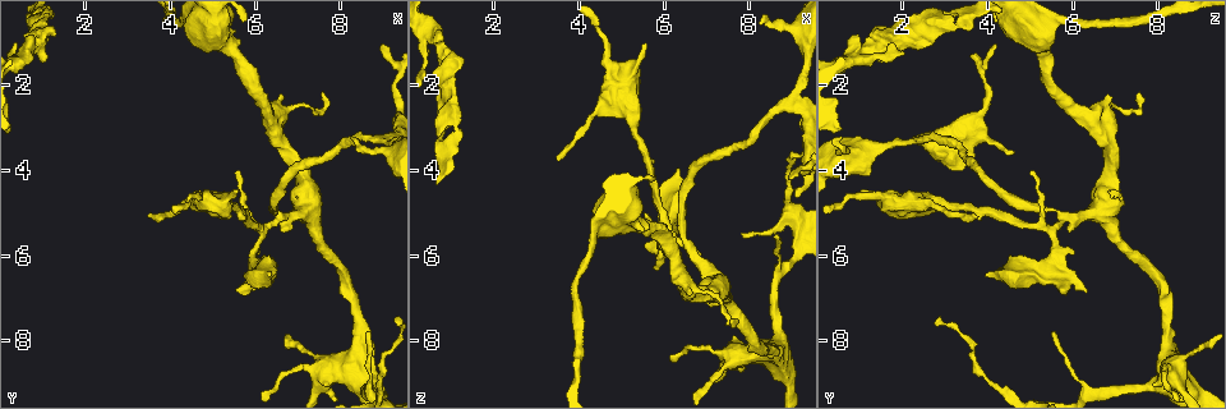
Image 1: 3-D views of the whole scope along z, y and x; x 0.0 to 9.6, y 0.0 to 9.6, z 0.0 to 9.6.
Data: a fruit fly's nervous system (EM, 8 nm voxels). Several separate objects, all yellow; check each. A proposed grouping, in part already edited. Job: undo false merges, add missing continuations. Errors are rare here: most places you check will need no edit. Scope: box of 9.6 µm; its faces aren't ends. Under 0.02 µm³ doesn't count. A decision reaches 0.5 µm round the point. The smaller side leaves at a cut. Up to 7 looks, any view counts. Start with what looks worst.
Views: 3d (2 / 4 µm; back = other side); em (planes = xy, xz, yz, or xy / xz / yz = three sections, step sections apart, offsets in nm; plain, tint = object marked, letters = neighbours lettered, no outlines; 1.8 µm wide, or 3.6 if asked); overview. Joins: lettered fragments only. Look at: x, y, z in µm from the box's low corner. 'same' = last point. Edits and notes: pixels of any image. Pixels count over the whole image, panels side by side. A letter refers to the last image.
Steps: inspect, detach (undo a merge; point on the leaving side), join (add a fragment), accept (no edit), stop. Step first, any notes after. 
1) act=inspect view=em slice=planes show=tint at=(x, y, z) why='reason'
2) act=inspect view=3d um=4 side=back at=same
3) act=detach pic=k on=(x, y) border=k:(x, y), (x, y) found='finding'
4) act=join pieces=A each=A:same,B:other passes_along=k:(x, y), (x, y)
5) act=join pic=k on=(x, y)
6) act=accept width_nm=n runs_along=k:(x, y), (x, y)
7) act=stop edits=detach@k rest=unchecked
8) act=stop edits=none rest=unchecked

act=inspect view=em slice=yz step=8 show=tint at=(8.90, 3.25, 2.45) why='thin arm on a thick one'

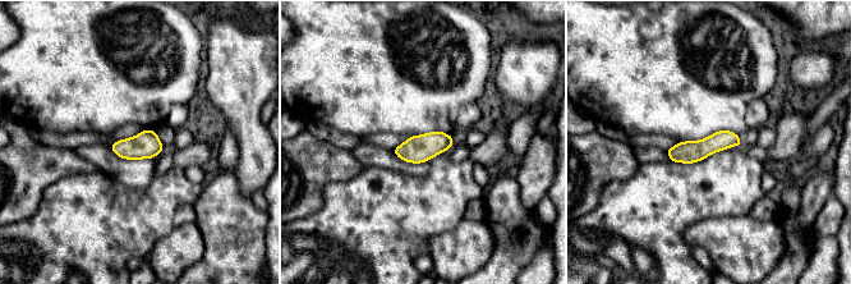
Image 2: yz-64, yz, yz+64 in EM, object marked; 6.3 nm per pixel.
act=inspect view=em slice=planes show=letters at=same why='cut it another way'

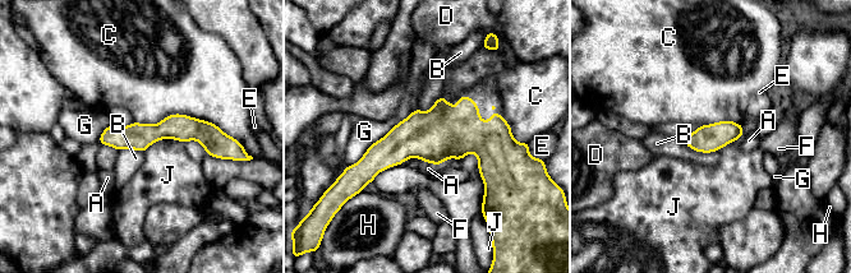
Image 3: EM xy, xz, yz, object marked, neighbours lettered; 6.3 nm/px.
act=accept width_nm=170 each=A:other,B:other,C:other,D:other,E:other,F:other,G:other,H:other,J:other border=3:(134, 120), (187, 114), (229, 135) found='one neuron here'

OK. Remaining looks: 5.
act=inspect view=3d um=2 at=(7.40, 4.50, 6.75) why='arms part here'

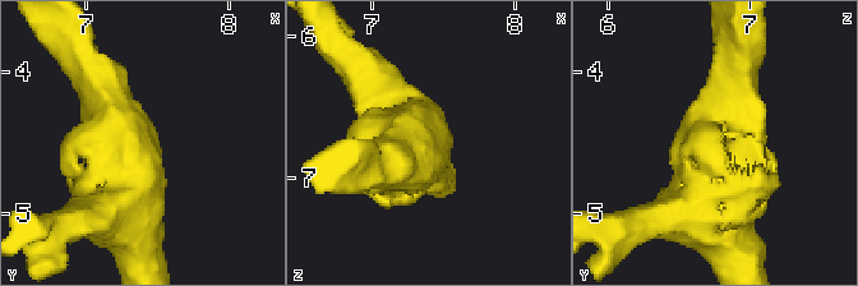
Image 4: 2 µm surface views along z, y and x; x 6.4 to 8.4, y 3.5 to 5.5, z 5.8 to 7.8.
act=inspect view=em slice=planes show=letters at=(7.38, 4.52, 6.72) arms=3 arm_widths_nm=240,260,300

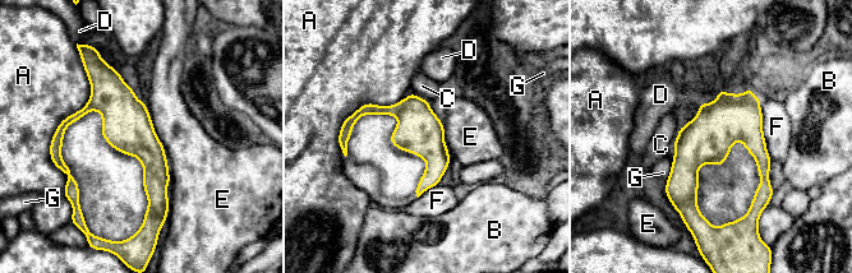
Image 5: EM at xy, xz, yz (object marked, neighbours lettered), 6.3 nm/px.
act=accept longest_contact=E:500nm each=A:other,B:other,C:other,D:other,E:other,F:other,G:other border=5:(144, 102), (171, 180) found='one neuron here'

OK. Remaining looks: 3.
act=inspect view=em um=3.6 slice=planes show=letters at=(3.50, 5.10, 3.75) why='tapers out'

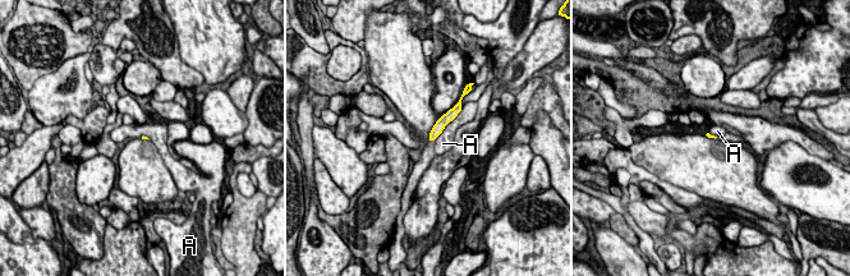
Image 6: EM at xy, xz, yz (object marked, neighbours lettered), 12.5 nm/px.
act=accept each=A:other runs_along=6:(454, 111), (432, 137) found='no lettered fragment goes on from it'

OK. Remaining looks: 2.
act=stop edits=none rest=unchecked

